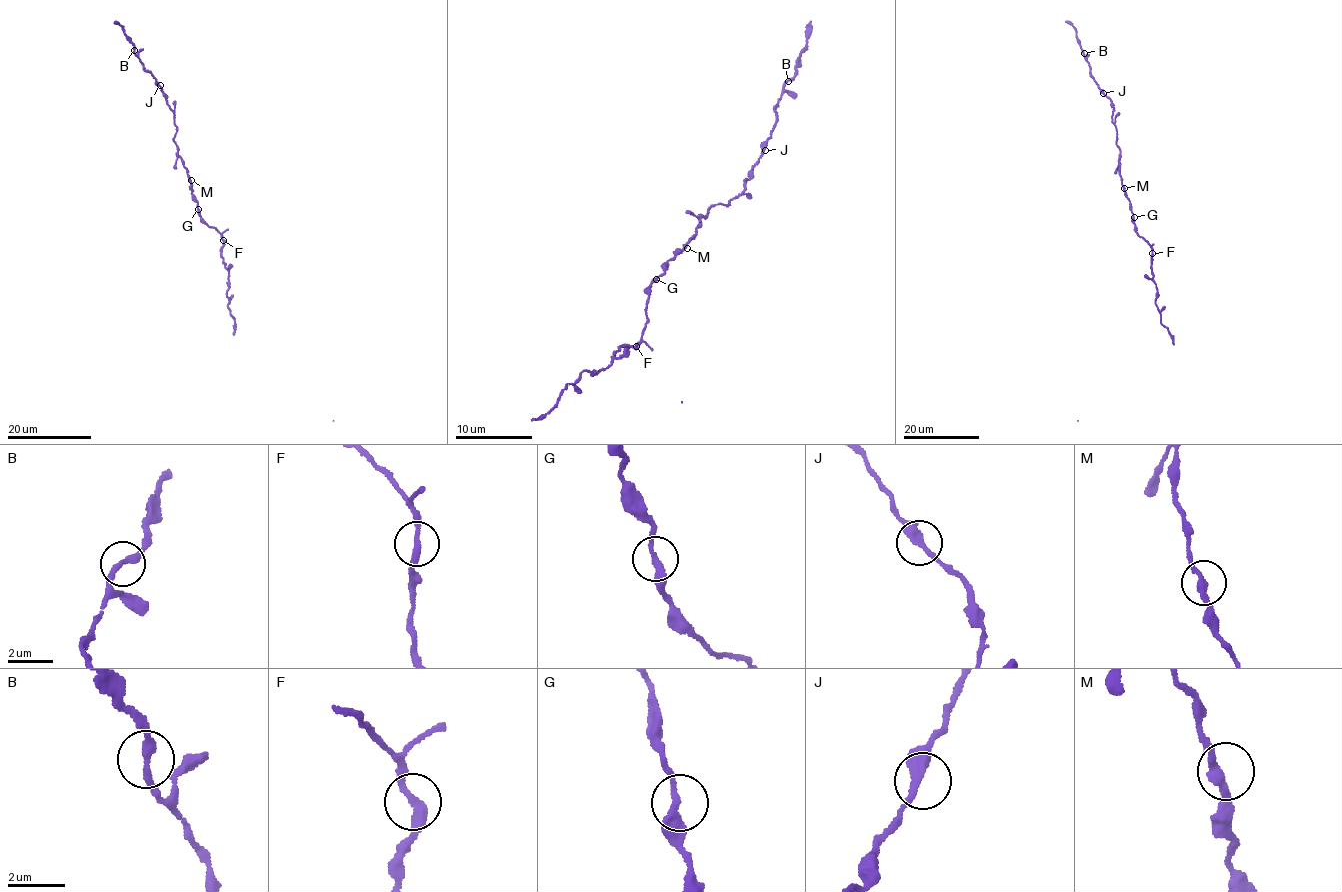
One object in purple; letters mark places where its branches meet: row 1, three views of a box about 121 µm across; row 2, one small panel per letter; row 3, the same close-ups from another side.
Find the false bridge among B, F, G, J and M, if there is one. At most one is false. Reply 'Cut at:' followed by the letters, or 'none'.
Cut at: none

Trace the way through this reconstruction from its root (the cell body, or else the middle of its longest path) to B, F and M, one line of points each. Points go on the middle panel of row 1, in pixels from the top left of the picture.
B: (646, 317), (652, 281), (695, 237), (701, 218), (746, 187), (788, 81)
F: (646, 317), (637, 346)
M: (646, 317), (647, 293), (651, 290), (652, 281), (666, 273), (666, 263), (687, 248)

